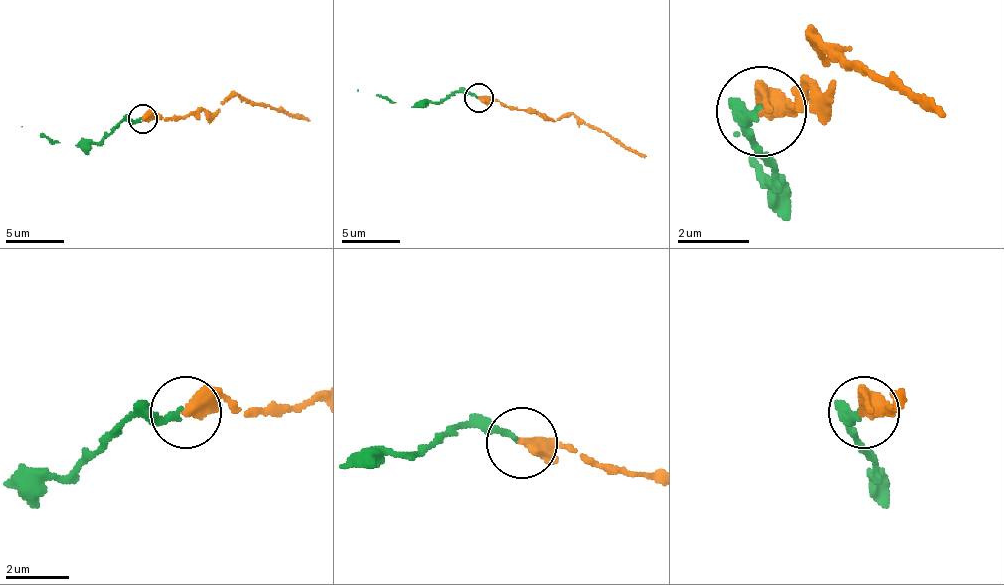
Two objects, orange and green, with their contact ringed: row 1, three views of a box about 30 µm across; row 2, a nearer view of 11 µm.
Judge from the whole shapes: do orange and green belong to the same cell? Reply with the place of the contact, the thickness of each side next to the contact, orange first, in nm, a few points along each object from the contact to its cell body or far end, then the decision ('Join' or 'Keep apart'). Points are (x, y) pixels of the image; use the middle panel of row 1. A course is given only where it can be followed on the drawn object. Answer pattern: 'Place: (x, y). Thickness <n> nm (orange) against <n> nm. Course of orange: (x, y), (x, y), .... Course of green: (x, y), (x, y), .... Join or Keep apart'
Place: (478, 98). Thickness 320 nm (orange) against 190 nm. Course of orange: (478, 97), (556, 120), (576, 115), (646, 155). Course of green: (478, 97), (457, 91), (434, 103), (411, 106), (390, 103), (358, 88). Join

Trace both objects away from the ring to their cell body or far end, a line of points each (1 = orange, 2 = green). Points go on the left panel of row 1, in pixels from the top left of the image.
1: (142, 118), (217, 112), (220, 104), (240, 95), (310, 121)
2: (142, 118), (121, 121), (98, 141), (75, 144), (54, 141), (22, 127)

